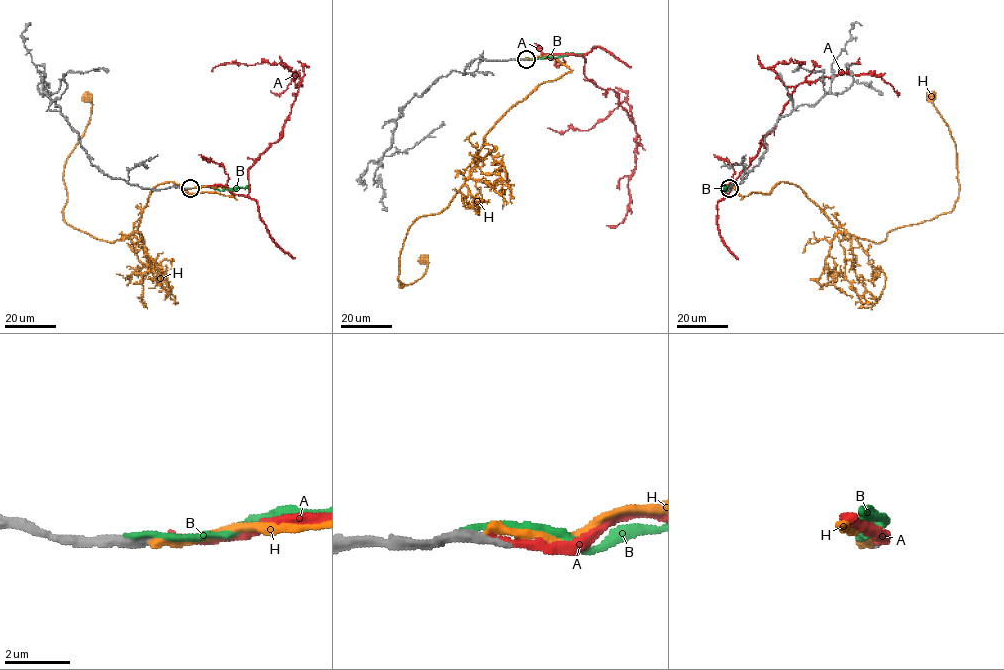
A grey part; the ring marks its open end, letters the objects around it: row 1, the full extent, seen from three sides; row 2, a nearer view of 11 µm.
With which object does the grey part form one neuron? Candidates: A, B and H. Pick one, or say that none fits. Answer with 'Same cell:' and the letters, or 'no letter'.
Same cell: A

